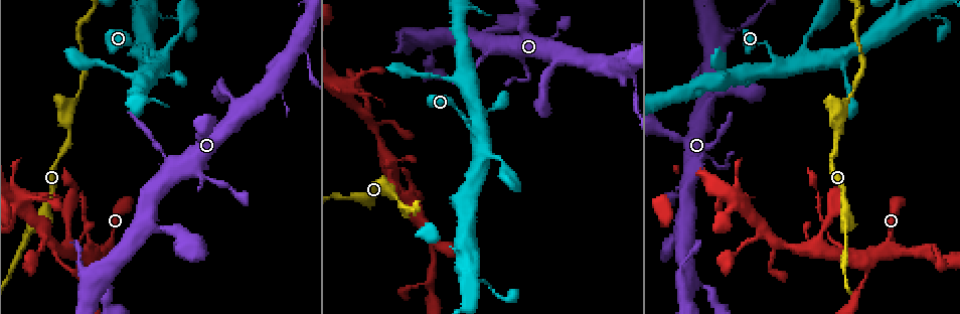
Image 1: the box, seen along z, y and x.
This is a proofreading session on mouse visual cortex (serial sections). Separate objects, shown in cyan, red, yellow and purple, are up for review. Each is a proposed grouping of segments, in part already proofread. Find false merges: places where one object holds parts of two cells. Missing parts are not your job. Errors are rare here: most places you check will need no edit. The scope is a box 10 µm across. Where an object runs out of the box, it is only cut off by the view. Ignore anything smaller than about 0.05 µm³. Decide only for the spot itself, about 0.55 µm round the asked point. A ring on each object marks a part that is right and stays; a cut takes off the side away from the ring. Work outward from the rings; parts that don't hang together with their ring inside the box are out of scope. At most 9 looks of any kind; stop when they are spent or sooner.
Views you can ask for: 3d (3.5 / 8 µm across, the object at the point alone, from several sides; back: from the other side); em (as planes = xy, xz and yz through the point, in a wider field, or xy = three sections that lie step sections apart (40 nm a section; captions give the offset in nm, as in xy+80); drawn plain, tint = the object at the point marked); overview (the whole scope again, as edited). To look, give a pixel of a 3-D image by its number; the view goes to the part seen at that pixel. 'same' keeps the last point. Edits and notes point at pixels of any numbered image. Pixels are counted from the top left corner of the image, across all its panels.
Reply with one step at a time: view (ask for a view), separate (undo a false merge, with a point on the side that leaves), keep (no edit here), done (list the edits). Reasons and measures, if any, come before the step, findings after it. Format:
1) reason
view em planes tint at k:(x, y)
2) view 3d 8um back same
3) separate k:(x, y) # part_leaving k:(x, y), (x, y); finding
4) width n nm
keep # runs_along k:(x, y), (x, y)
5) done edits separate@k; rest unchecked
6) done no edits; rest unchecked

narrows sharply
view 3d 8um at 1:(170, 76)

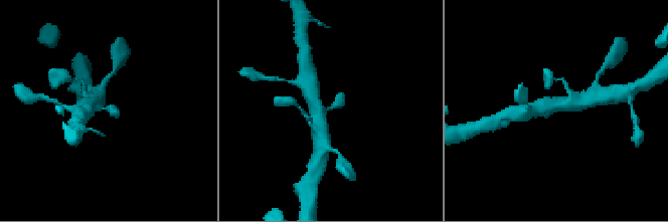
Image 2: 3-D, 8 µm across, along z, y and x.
view 3d 3.5um same

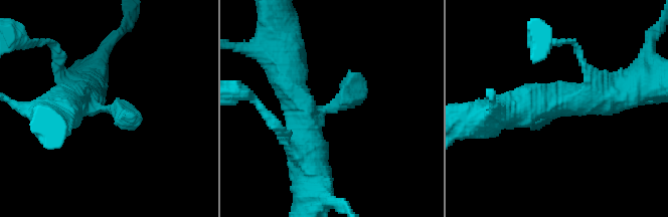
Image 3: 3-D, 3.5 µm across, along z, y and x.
shape alone is not enough
view em xy step 3 tint at 3:(107, 109)

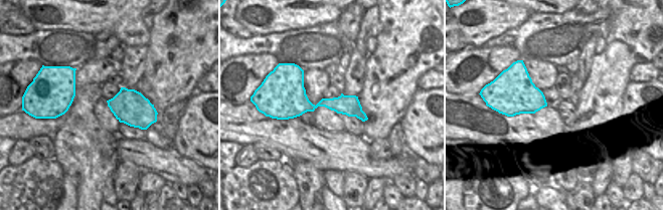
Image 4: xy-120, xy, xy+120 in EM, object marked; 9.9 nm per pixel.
width 200 nm
keep # runs_along 3:(298, 151), (360, 73); continuous, no second cell

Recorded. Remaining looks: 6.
sudden change in width
view 3d 8um at 1:(208, 176)

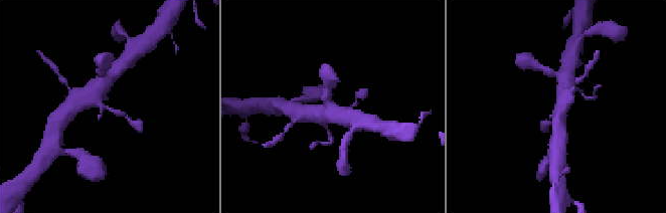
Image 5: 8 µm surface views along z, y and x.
closer look
view 3d 3.5um same

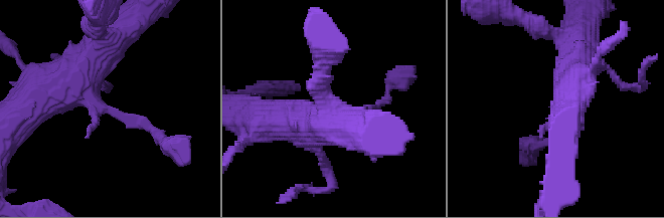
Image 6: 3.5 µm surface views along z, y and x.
need the tissue
view em xy step 2 tint at 6:(103, 105)

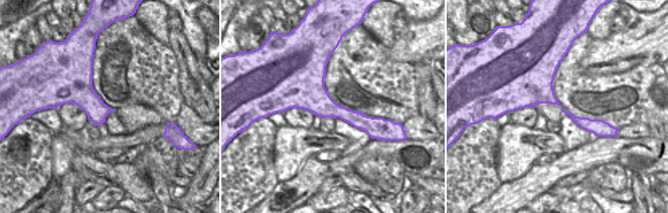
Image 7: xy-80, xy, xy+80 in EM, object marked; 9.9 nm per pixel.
keep # runs_along 6:(85, 63), (69, 73), (88, 94), (159, 138); continuous, no second cell

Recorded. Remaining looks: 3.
looks like a crossing
view 3d 3.5um at 1:(429, 46)

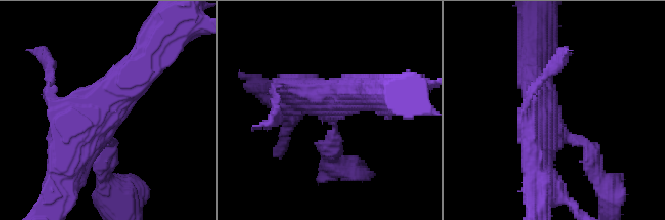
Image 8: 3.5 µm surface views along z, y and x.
view em planes tint at 8:(100, 131)

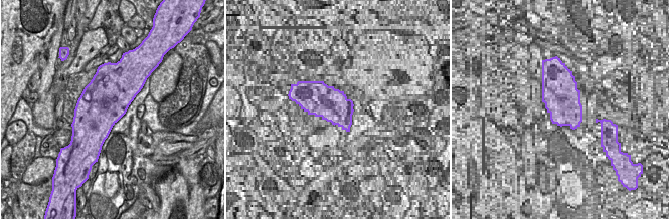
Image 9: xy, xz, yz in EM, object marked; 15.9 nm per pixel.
arm_widths 200, 200, 500, 500 nm
keep # runs_along 8:(148, 62), (82, 125), (70, 168); all the same cell

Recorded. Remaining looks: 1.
done no edits; rest unchecked

